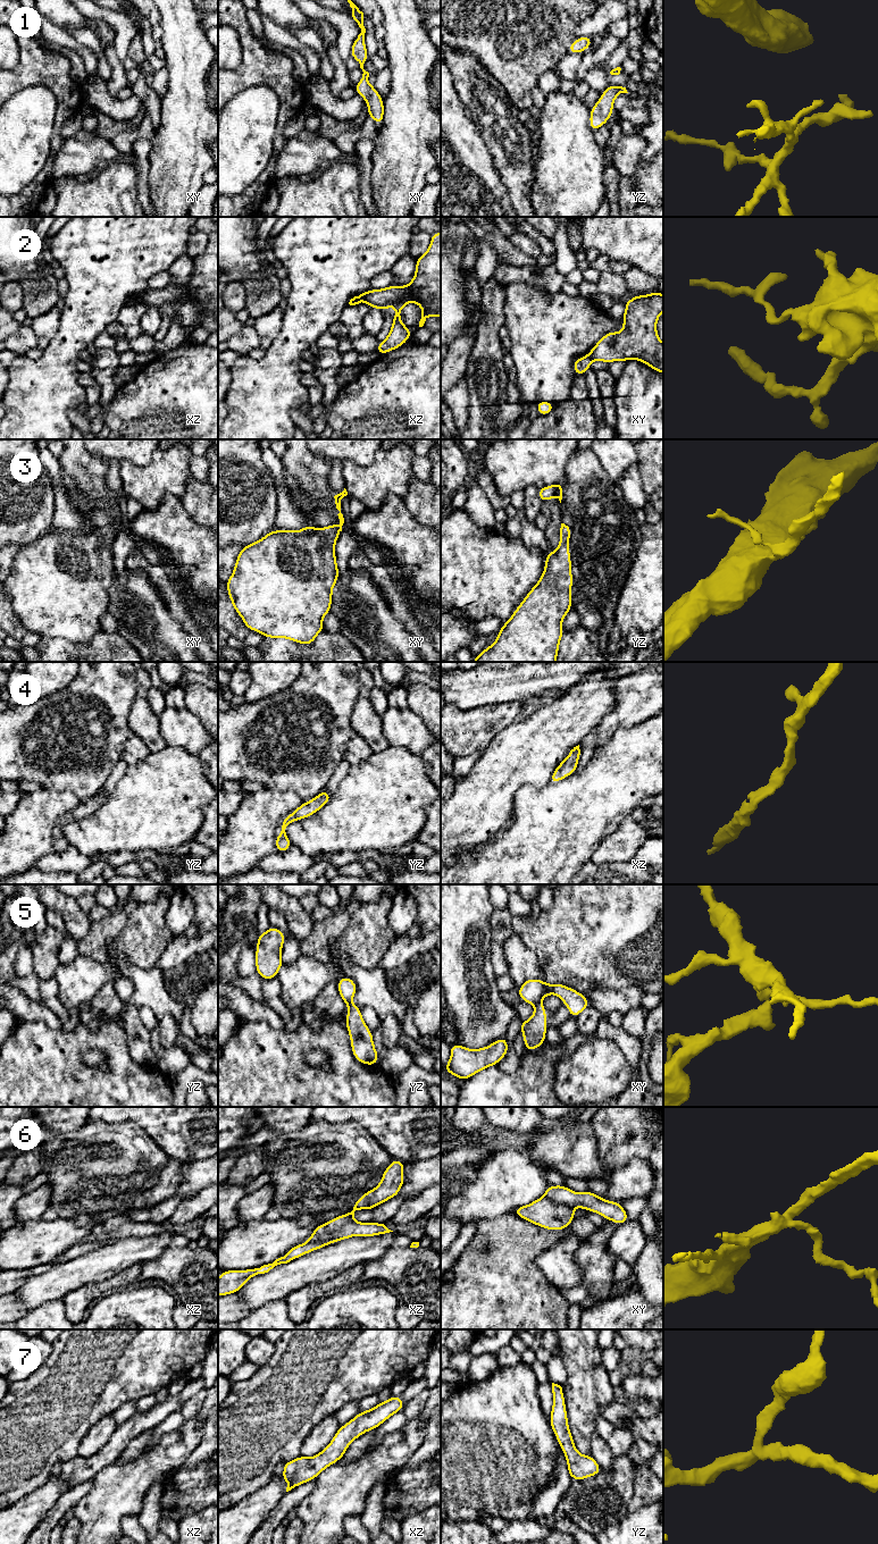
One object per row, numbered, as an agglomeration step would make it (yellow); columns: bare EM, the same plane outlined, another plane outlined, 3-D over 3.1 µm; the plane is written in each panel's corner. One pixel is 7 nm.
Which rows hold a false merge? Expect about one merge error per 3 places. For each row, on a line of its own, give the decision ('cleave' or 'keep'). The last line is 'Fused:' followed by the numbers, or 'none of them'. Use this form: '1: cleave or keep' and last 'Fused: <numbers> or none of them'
1: keep
2: cleave
3: keep
4: keep
5: cleave
6: cleave
7: keep
Fused: 2, 5, 6

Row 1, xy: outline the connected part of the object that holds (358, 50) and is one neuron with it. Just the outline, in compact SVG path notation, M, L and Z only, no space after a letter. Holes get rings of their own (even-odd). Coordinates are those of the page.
M348 0L348 2L352 8L352 14L349 15L349 17L361 28L361 33L353 41L351 47L351 57L360 64L360 68L363 72L360 82L354 85L354 89L357 93L366 100L368 106L367 116L371 117L377 125L382 125L384 120L384 102L375 86L369 84L369 73L363 69L363 64L369 59L365 44L366 28L363 26L363 12L351 0Z

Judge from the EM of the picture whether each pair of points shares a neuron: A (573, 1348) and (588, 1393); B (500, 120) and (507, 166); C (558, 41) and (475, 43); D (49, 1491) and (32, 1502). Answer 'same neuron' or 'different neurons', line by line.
A: same neuron
B: same neuron
C: same neuron
D: same neuron

